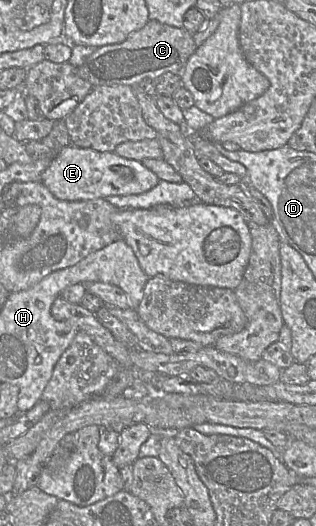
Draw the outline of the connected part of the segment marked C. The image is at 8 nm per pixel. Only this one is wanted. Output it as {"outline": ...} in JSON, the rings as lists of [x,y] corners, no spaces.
{"outline":[[[149,19],[141,29],[131,33],[123,42],[97,48],[82,65],[77,67],[77,71],[79,76],[93,87],[114,85],[135,87],[143,79],[155,80],[167,72],[181,77],[187,60],[197,48],[192,34],[183,27],[177,28]]]}

